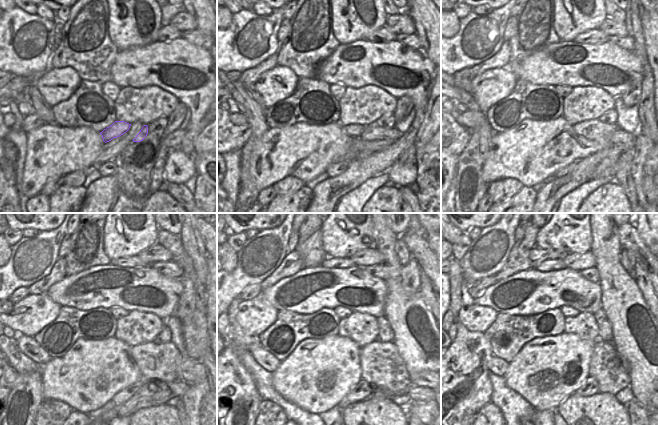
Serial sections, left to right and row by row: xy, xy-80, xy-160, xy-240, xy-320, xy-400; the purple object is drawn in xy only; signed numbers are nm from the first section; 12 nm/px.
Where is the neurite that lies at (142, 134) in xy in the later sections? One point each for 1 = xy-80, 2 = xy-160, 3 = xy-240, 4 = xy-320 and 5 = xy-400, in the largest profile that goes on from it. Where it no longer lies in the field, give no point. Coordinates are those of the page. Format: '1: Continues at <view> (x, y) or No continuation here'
1: Continues at xy-80 (371, 132)
2: Continues at xy-160 (607, 135)
3: Continues at xy-240 (164, 362)
4: Continues at xy-320 (382, 365)
5: Continues at xy-400 (606, 368).

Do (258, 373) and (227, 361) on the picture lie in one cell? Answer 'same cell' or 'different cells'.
different cells

